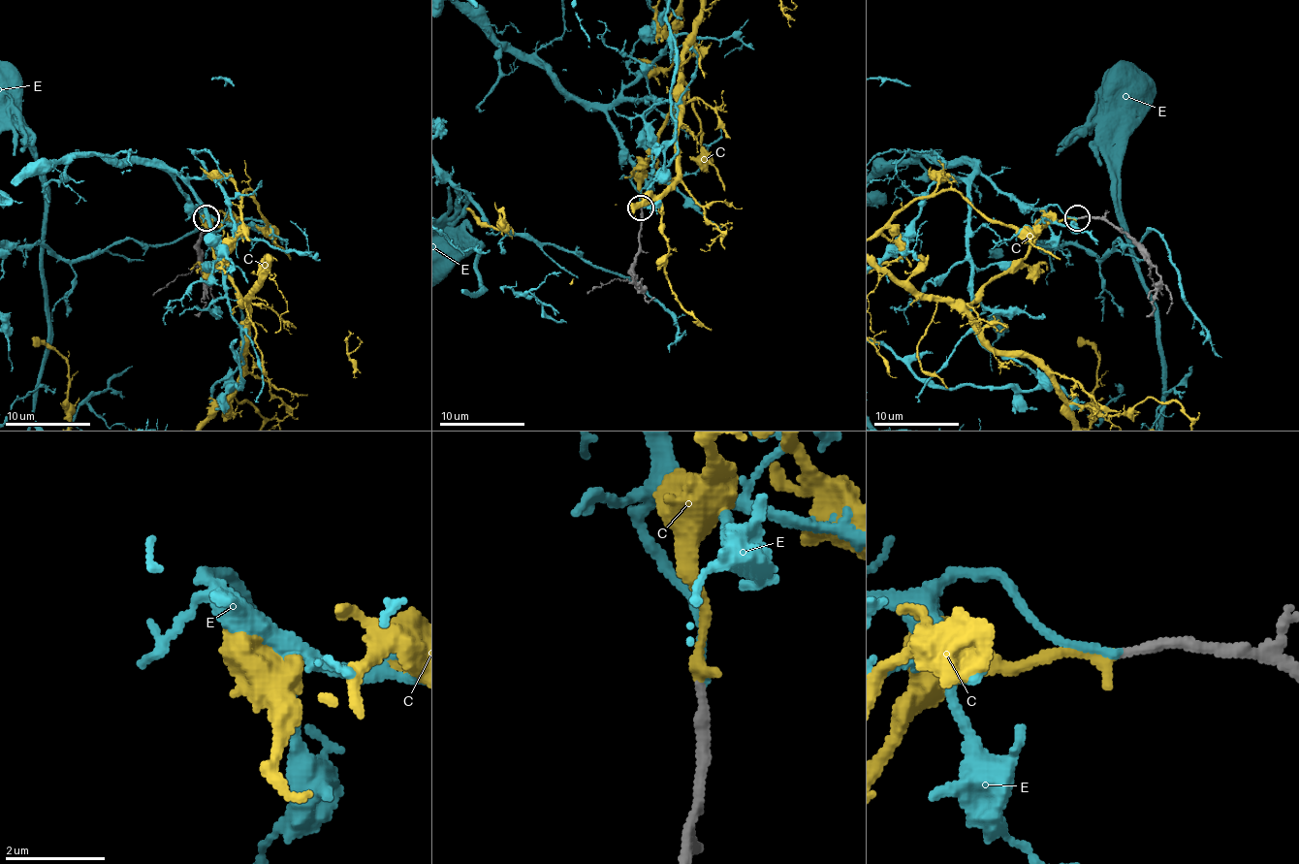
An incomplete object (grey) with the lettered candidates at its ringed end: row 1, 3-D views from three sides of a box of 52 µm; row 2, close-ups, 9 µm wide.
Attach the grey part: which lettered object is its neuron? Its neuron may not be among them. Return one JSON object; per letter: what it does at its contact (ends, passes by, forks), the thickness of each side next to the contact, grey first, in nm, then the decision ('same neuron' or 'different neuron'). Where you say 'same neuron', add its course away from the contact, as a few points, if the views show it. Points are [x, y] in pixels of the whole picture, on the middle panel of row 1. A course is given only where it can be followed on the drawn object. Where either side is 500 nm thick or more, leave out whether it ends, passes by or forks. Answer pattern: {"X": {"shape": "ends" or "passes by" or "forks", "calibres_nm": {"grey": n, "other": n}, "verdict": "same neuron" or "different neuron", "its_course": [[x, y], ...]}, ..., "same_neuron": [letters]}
{"C": {"shape": "ends", "calibres_nm": {"grey": 200, "other": 240}, "verdict": "same neuron"}, "E": {"shape": "ends", "calibres_nm": {"grey": 220, "other": 150}, "verdict": "different neuron"}, "same_neuron": ["C"]}

